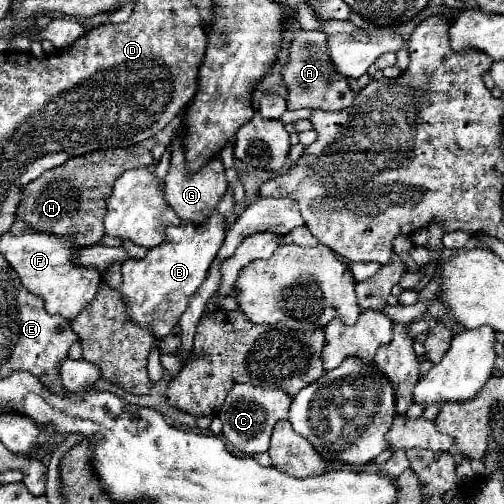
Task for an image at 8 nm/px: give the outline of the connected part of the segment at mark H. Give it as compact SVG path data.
M141 145L117 147L117 149L99 149L93 153L71 157L67 163L45 171L39 179L25 185L21 191L17 219L25 221L37 231L47 231L55 235L75 237L75 243L81 247L91 247L103 237L103 217L107 209L107 199L113 191L115 179L135 167L153 165L151 151Z

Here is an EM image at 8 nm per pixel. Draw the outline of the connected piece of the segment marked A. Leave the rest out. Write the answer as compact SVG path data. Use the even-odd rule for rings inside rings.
M297 29L289 49L289 61L283 67L283 83L287 87L287 109L325 109L339 111L353 103L355 93L349 89L347 79L339 79L335 71L331 71L331 59L327 59L327 35L321 31L305 31Z

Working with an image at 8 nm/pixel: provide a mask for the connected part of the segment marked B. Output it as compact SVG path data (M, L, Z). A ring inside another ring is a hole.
M215 209L201 225L183 223L181 227L167 227L163 245L149 249L143 259L127 259L123 263L123 285L119 291L127 301L131 321L153 329L155 337L167 337L187 309L189 297L207 279L209 265L225 243L225 233L227 221Z

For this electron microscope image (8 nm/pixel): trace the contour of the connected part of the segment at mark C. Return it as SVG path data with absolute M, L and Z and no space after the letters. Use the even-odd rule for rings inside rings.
M237 383L221 405L219 419L223 421L223 437L233 445L235 451L255 455L269 449L269 437L279 419L287 417L291 397L281 387L257 387Z

